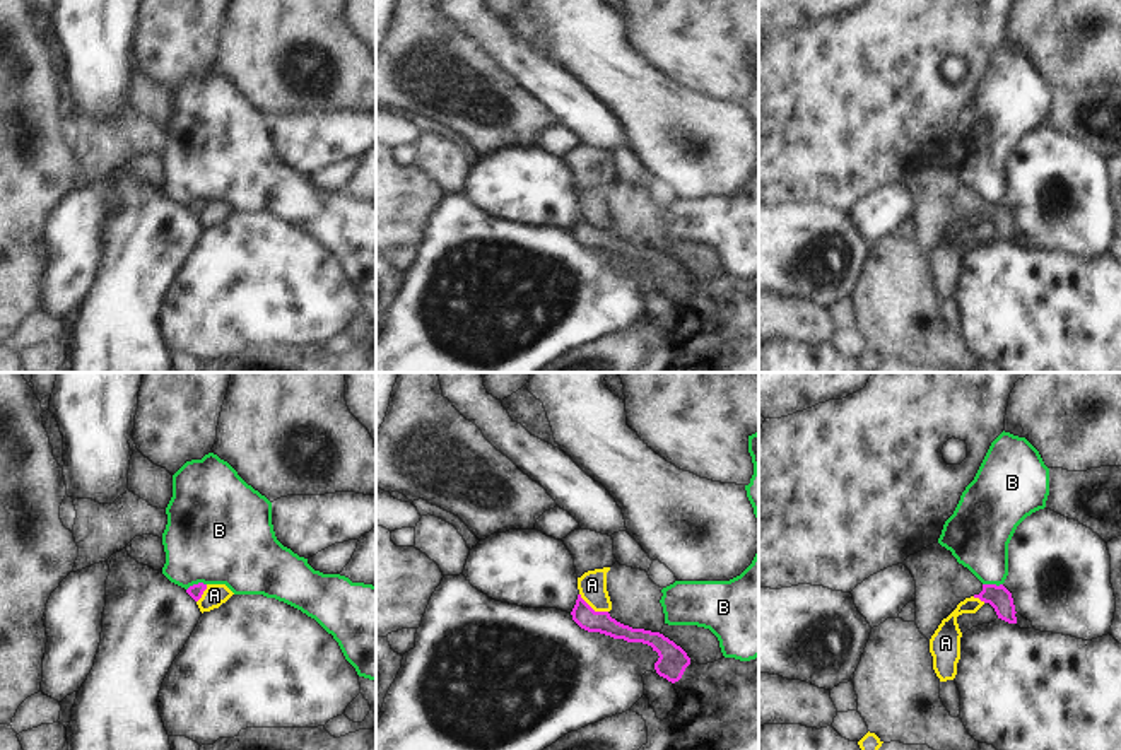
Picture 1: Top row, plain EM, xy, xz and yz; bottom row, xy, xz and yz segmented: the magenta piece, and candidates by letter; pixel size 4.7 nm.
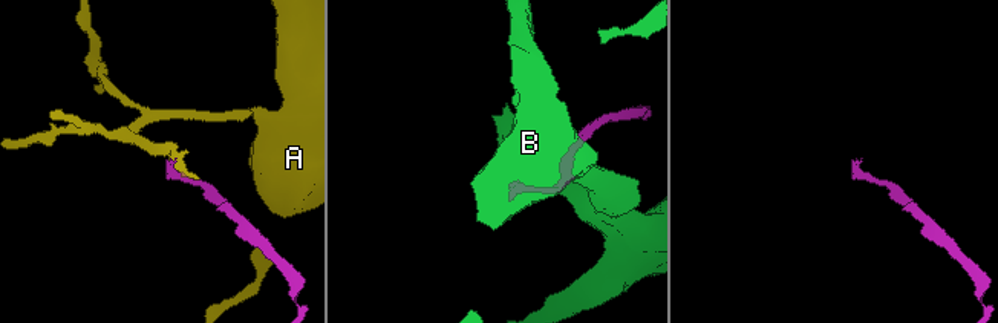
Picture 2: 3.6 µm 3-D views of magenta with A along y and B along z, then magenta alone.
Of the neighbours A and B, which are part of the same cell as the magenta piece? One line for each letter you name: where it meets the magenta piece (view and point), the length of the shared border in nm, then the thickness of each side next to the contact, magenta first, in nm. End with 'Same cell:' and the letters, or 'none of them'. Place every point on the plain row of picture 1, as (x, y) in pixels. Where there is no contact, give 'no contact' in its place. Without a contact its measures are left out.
Same cell: none of them

